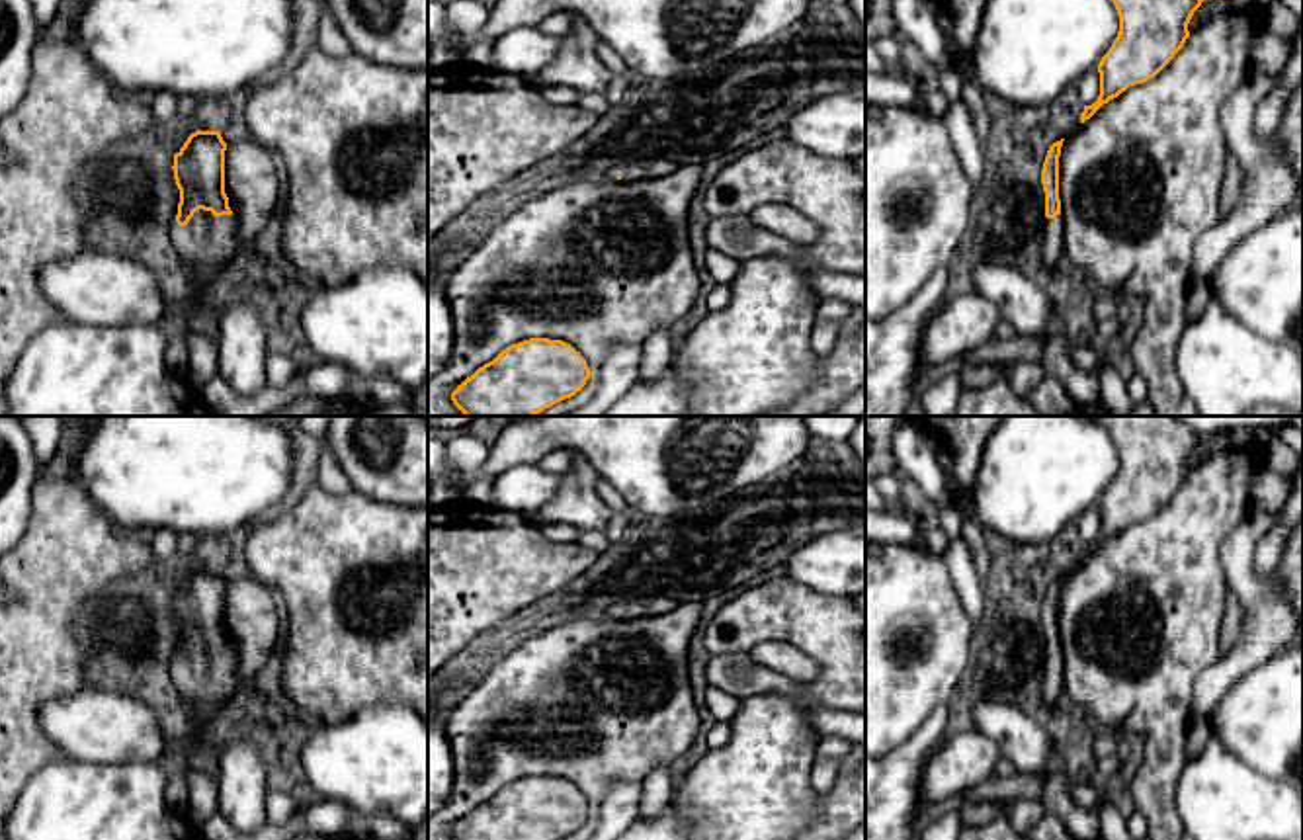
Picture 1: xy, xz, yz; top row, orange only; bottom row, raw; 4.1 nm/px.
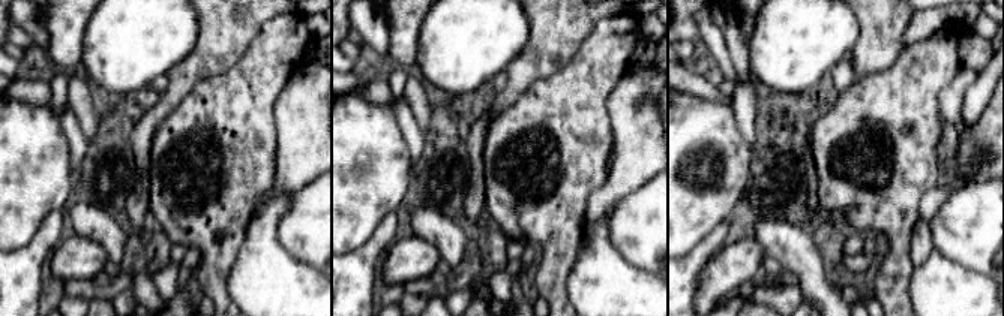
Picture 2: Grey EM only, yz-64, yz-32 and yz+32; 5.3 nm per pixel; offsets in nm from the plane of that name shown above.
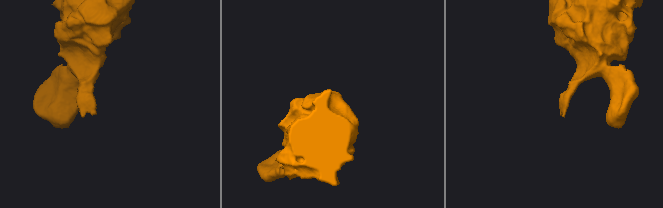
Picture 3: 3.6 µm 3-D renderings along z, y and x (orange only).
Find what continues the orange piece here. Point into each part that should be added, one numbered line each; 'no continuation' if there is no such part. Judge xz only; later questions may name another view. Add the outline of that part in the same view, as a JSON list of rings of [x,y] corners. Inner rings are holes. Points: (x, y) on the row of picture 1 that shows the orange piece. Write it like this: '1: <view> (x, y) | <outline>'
1: xz (639, 168) | [[[664,156],[654,158],[633,158],[611,166],[606,174],[609,182],[635,182],[666,176],[674,172],[678,164]]]

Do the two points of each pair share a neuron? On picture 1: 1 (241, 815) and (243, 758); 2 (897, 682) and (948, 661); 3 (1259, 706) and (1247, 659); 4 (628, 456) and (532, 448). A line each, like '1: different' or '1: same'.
1: same
2: same
3: different
4: same

